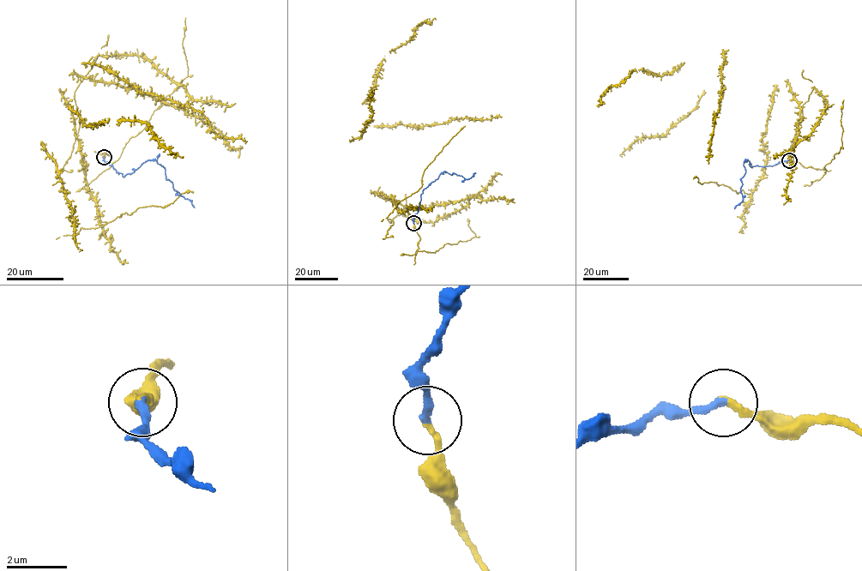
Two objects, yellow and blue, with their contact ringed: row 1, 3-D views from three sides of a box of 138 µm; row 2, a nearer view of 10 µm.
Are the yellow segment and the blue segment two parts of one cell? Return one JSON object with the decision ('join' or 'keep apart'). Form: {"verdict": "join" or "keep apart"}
{"verdict": "join"}

